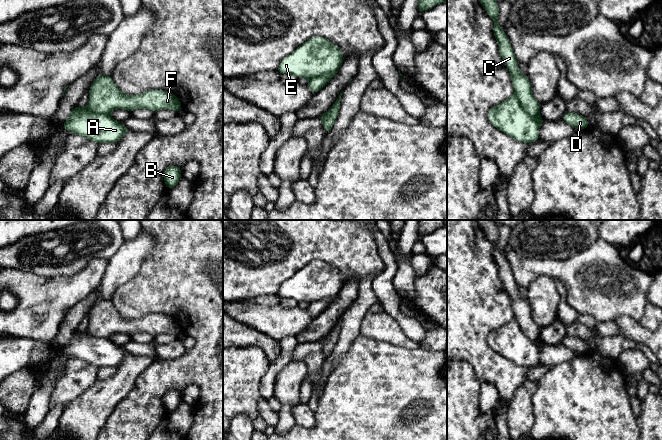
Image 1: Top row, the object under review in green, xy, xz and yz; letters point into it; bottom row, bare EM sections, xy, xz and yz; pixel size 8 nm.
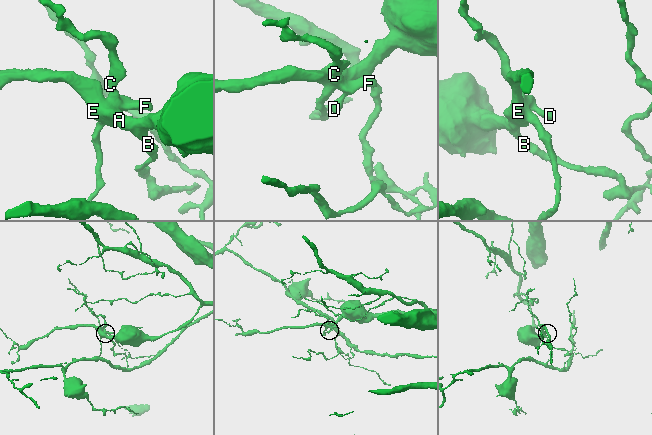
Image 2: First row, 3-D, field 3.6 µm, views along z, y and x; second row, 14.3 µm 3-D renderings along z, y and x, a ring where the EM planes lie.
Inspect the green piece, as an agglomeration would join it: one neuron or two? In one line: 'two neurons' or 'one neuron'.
two neurons

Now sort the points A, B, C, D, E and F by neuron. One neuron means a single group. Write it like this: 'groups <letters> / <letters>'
groups A B E / C D F

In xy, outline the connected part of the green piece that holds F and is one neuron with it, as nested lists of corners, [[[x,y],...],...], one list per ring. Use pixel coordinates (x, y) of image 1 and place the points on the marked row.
[[[100,74],[92,82],[89,89],[88,108],[98,113],[109,114],[116,109],[133,111],[148,109],[156,112],[169,109],[179,112],[181,101],[171,92],[153,89],[138,95],[127,95],[120,91],[112,76]]]

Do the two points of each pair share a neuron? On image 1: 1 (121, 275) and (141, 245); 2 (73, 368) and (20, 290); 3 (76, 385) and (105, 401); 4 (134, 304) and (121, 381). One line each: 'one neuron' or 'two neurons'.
1: one neuron
2: two neurons
3: two neurons
4: two neurons

